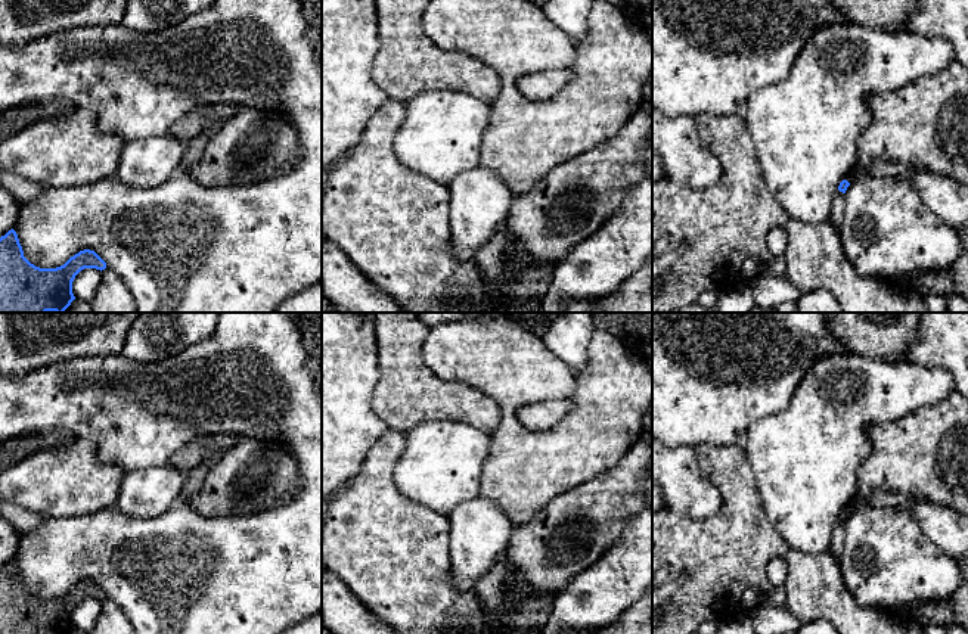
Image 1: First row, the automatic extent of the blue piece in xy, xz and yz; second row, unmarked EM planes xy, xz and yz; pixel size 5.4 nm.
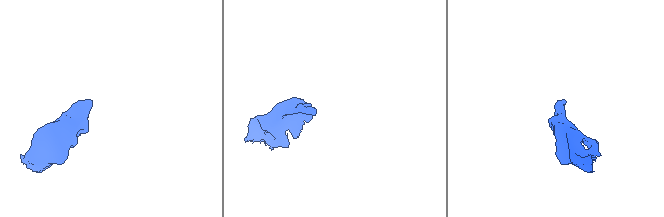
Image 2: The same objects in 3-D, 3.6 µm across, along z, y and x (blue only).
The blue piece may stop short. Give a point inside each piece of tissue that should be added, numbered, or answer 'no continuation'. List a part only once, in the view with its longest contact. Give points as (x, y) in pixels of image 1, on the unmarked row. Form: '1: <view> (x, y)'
no continuation

